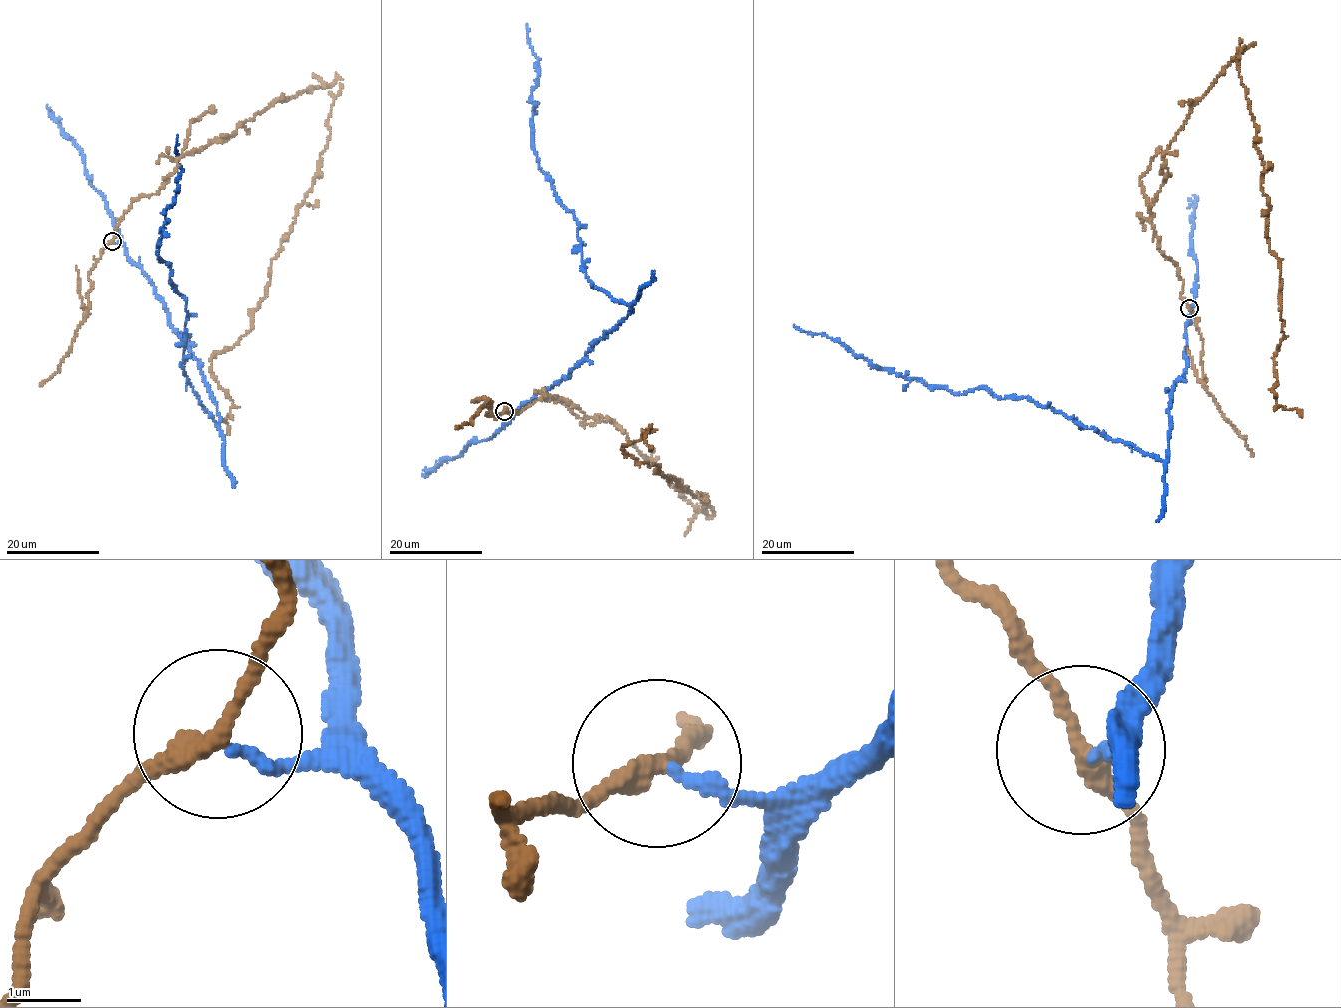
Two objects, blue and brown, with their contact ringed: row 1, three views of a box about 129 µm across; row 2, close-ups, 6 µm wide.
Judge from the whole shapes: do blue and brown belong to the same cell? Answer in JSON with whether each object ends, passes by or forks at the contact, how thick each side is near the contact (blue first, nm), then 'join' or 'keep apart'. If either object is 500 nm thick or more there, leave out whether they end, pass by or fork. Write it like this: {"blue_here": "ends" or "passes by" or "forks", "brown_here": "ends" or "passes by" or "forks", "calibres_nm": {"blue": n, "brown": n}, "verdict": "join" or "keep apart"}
{"blue_here": "ends", "brown_here": "passes by", "calibres_nm": {"blue": 150, "brown": 240}, "verdict": "keep apart"}

